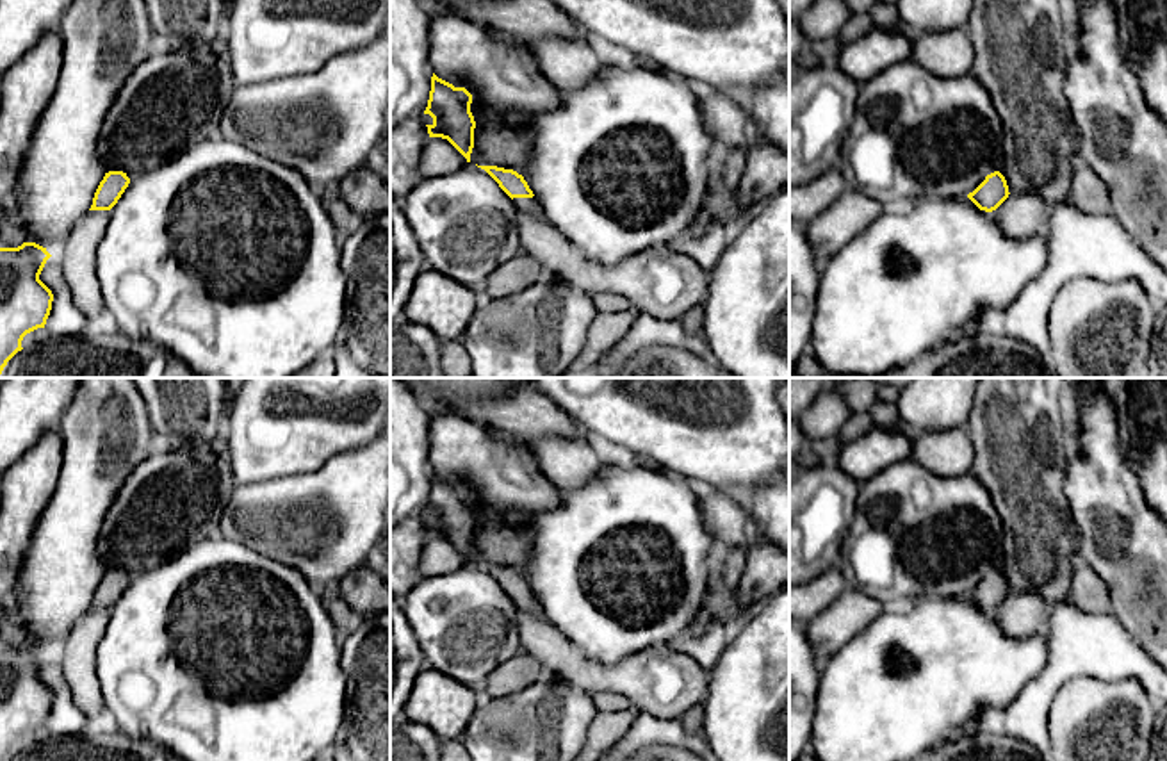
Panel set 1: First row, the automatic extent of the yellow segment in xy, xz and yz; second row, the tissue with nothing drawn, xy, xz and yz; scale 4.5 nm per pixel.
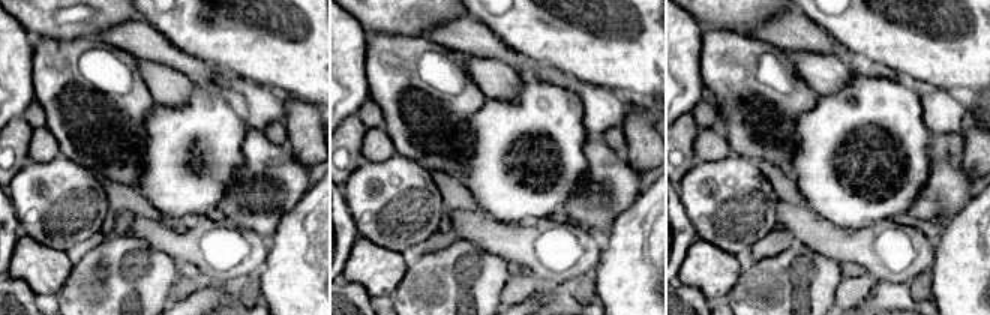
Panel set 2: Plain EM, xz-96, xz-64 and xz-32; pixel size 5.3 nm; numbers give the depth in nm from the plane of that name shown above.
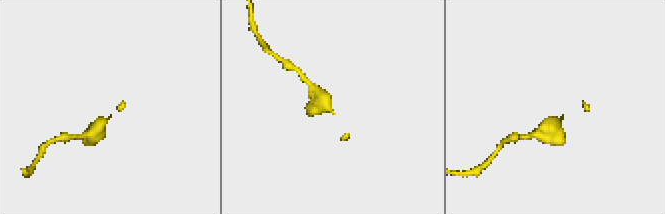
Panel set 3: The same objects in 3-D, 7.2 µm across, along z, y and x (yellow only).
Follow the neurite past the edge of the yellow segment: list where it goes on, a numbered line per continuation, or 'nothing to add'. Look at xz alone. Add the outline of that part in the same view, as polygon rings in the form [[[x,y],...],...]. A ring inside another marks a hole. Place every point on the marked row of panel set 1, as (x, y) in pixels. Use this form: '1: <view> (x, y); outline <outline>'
1: xz (528, 205); outline [[[535,196],[533,198],[513,198],[513,205],[517,207],[518,212],[524,212],[535,219],[545,221],[545,214]]]

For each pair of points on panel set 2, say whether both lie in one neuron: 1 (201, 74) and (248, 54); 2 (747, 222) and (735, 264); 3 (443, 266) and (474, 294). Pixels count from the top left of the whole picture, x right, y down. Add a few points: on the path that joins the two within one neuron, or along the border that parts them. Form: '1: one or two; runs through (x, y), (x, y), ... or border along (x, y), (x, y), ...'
1: two; border along (198, 53), (221, 69)
2: two; border along (704, 242), (743, 257)
3: one; runs through (450, 273), (467, 290)

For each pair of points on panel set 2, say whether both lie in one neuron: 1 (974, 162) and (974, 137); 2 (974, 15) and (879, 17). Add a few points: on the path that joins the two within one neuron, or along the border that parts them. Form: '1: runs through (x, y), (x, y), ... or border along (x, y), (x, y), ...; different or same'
1: runs through (974, 156), (974, 143); same
2: runs through (950, 15), (903, 15); same

